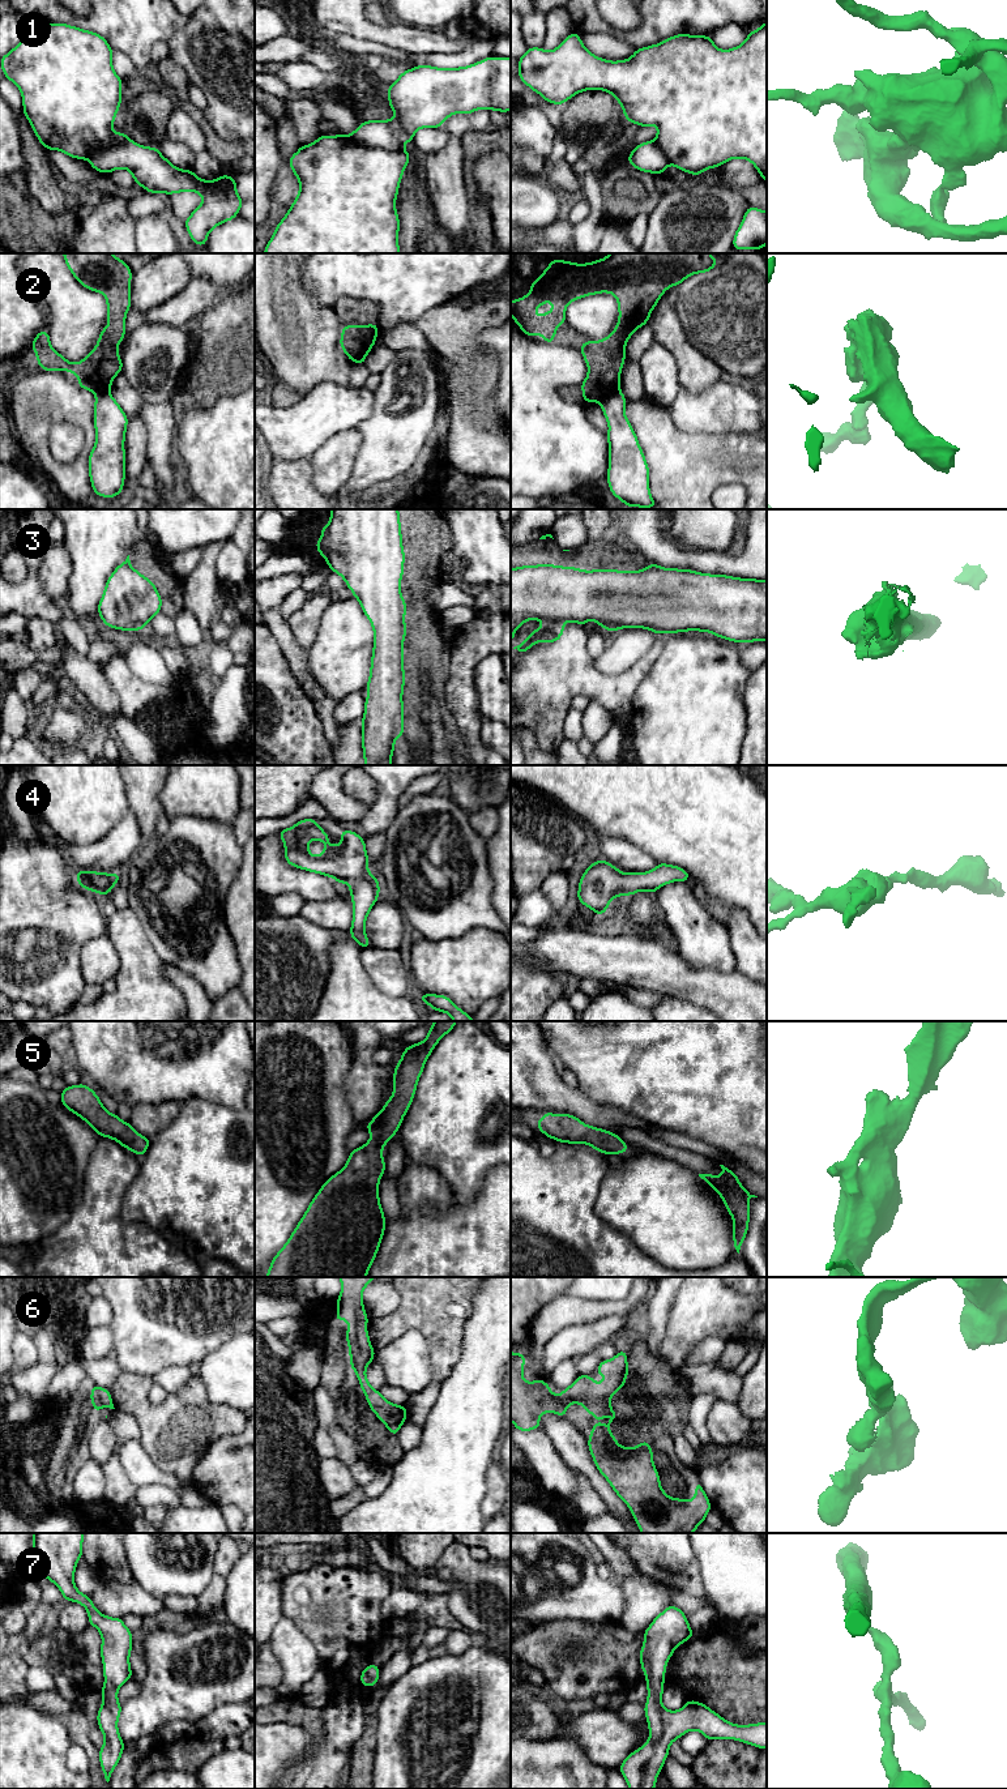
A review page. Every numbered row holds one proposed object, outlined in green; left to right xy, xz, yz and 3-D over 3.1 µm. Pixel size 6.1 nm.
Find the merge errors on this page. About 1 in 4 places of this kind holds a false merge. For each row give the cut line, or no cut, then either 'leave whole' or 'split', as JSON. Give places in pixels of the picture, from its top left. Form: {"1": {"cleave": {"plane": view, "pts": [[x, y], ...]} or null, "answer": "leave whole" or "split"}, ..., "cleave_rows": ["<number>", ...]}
{"1": {"cleave": {"plane": "xz", "pts": [[348, 136], [365, 146], [401, 152]]}, "answer": "split"}, "2": {"cleave": {"plane": "yz", "pts": [[618, 389], [600, 402]]}, "answer": "split"}, "3": {"cleave": null, "answer": "leave whole"}, "4": {"cleave": null, "answer": "leave whole"}, "5": {"cleave": null, "answer": "leave whole"}, "6": {"cleave": null, "answer": "leave whole"}, "7": {"cleave": null, "answer": "leave whole"}, "cleave_rows": ["1", "2"]}

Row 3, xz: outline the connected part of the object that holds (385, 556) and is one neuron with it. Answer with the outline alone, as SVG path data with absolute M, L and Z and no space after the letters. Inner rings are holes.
M330 509L330 521L321 526L323 535L316 548L327 564L338 573L354 598L362 606L374 628L368 695L364 700L362 723L362 748L364 765L392 765L397 736L404 736L404 639L406 636L406 602L400 590L404 575L405 552L402 547L398 509Z

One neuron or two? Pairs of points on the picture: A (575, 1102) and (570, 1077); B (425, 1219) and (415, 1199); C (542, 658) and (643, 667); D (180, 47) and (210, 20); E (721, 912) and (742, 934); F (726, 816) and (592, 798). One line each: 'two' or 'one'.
A: two
B: two
C: one
D: one
E: two
F: one

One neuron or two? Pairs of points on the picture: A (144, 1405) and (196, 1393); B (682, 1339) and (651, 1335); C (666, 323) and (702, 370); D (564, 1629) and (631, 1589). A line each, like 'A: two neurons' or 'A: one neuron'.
A: one neuron
B: two neurons
C: one neuron
D: two neurons

